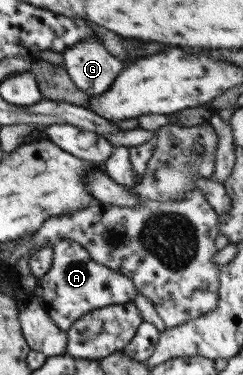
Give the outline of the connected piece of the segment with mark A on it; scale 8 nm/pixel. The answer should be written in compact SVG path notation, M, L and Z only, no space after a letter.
M63 240L52 247L50 270L36 280L33 297L48 313L51 321L61 330L67 331L71 324L84 313L113 304L132 302L136 289L129 278L93 261L76 241Z

